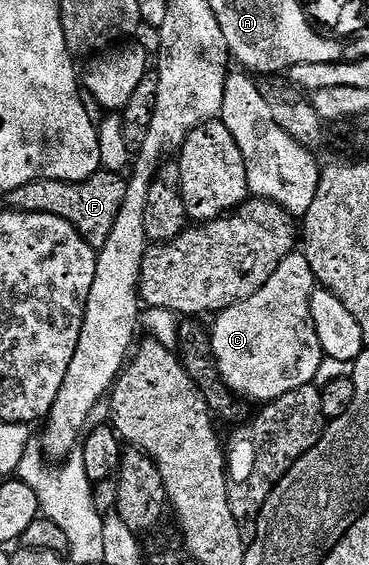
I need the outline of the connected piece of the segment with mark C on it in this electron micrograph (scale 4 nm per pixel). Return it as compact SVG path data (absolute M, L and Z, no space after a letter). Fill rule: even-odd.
M293 251L281 259L281 267L269 275L269 283L265 283L261 291L217 314L214 318L215 326L210 326L209 329L211 356L219 371L219 380L232 393L248 402L270 403L289 391L296 391L297 388L314 382L324 359L323 348L317 339L311 318L311 297L316 288L315 273L309 267L309 259L301 251Z

